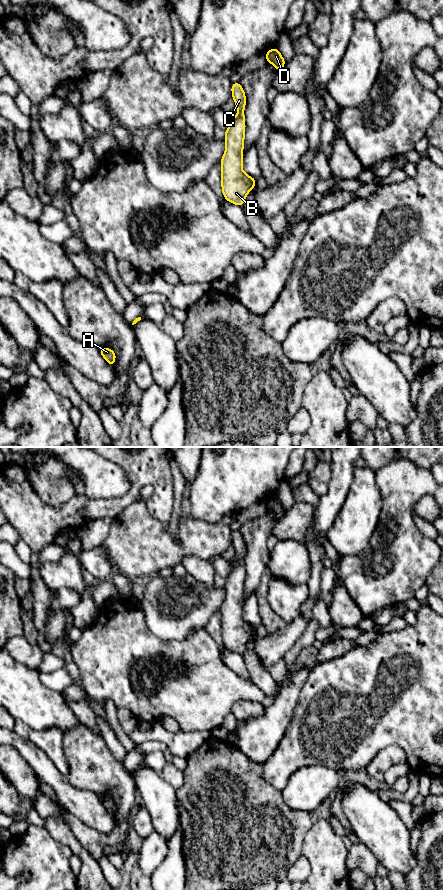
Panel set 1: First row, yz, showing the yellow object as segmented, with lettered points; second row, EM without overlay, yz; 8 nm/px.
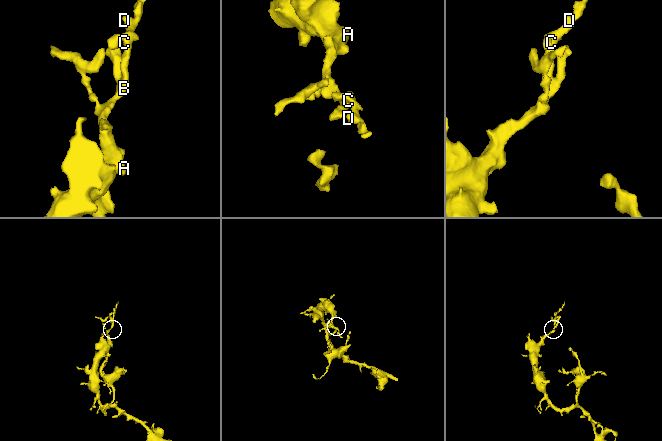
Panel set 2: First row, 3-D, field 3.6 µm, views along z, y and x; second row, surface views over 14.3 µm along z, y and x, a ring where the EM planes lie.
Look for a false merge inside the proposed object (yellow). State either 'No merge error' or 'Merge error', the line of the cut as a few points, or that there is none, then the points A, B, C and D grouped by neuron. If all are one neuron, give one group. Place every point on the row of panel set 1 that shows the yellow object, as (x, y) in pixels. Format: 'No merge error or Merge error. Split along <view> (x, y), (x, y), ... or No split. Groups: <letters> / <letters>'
No merge error. No split. Groups: A B C D

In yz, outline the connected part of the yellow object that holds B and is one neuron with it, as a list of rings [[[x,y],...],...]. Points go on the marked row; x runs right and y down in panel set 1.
[[[239,82],[232,83],[231,91],[238,115],[230,116],[230,126],[225,130],[226,150],[221,159],[221,186],[223,196],[228,202],[242,207],[248,193],[255,187],[256,179],[247,175],[242,169],[246,128],[245,92]]]

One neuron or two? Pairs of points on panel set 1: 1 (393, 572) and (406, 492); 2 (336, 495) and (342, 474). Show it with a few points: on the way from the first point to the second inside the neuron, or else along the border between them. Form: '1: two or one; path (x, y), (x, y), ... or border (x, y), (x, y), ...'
1: one; path (394, 552), (394, 523), (397, 512)
2: one; path (338, 490), (341, 479)

